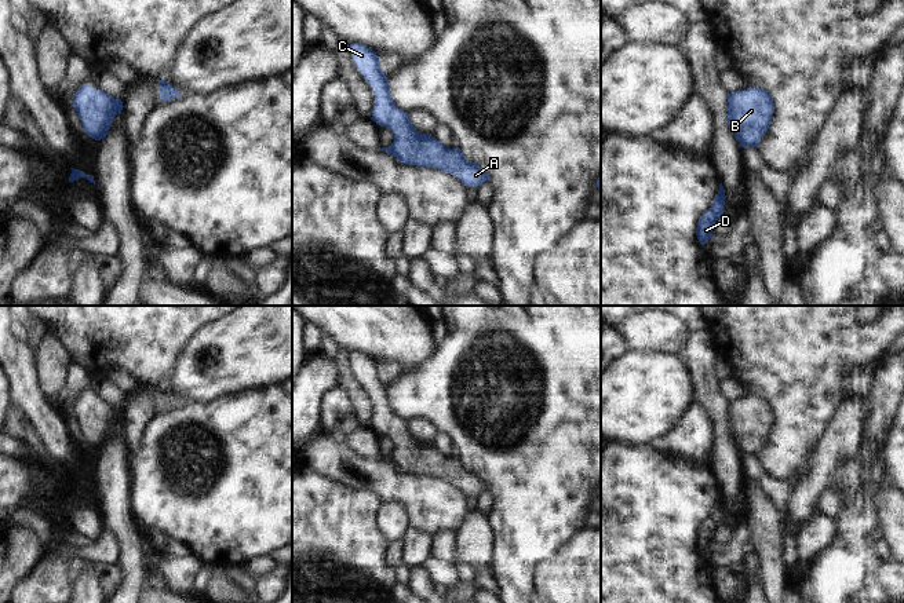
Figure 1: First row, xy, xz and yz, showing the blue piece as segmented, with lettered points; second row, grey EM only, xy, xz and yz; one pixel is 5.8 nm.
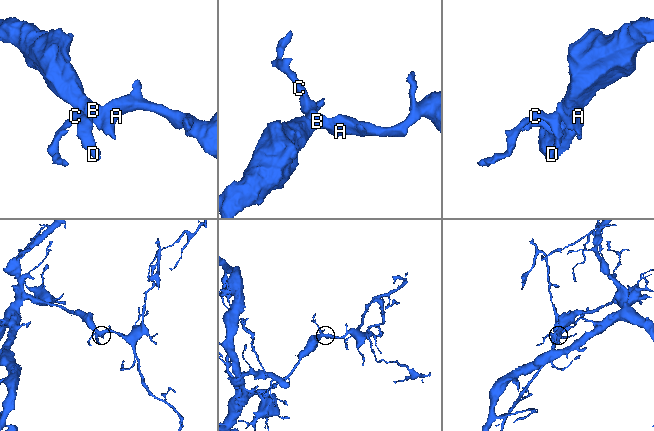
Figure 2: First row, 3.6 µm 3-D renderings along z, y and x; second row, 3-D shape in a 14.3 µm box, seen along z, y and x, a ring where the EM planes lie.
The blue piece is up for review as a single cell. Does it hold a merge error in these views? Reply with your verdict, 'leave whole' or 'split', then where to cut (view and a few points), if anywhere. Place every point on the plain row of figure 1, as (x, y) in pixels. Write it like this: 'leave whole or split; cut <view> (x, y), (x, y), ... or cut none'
leave whole; cut none

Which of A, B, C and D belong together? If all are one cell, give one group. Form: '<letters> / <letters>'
A B C D

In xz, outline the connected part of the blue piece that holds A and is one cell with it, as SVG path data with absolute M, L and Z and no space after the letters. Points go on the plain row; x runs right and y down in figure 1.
M350 352L353 369L371 392L375 403L372 430L394 442L394 450L382 456L405 474L431 475L449 480L469 496L489 489L488 482L469 469L459 456L448 457L429 442L415 438L409 423L398 417L391 408L389 385L382 380L378 362L364 352Z

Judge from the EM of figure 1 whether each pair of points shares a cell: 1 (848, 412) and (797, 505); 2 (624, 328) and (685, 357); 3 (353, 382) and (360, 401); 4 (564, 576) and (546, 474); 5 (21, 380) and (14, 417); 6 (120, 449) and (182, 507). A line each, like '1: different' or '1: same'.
1: same
2: different
3: same
4: different
5: different
6: different

